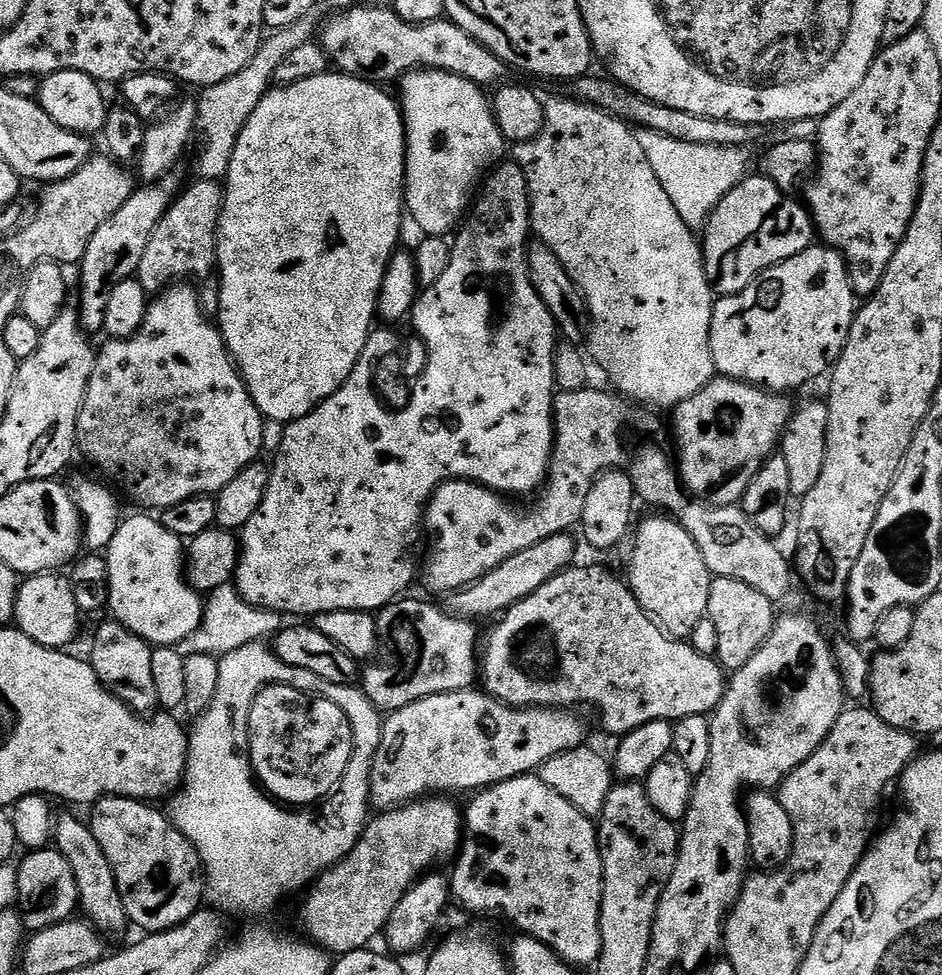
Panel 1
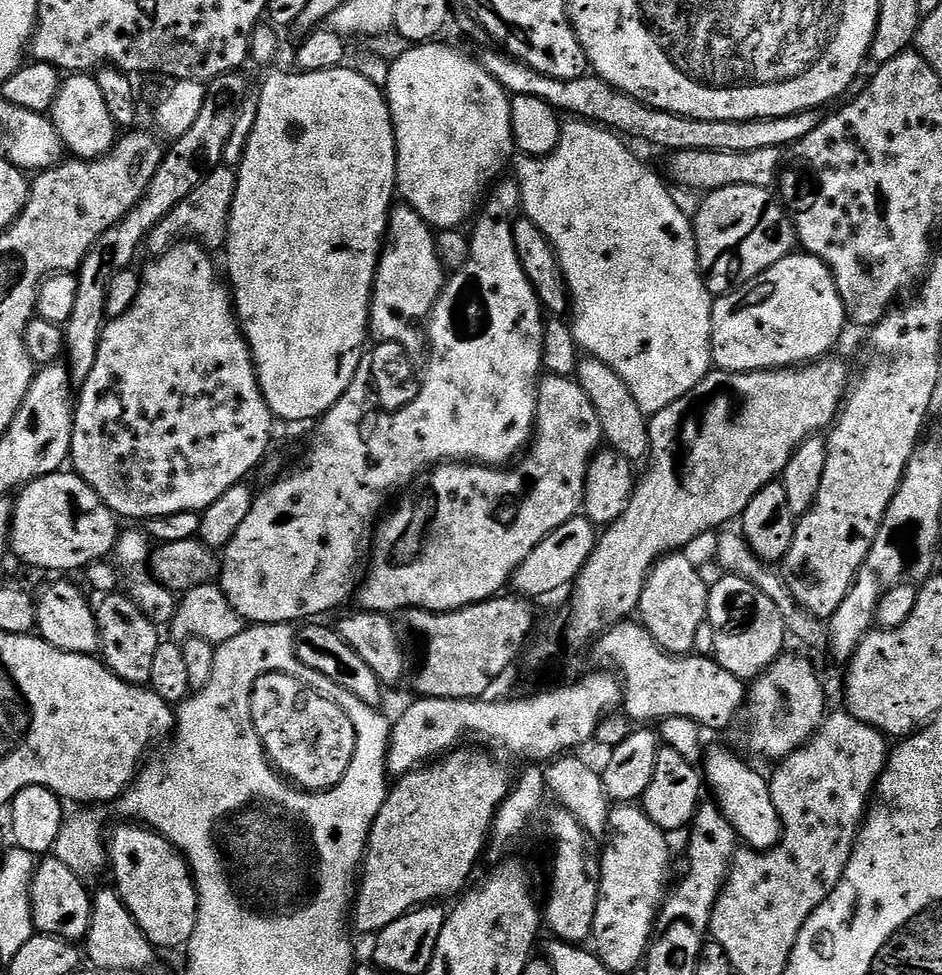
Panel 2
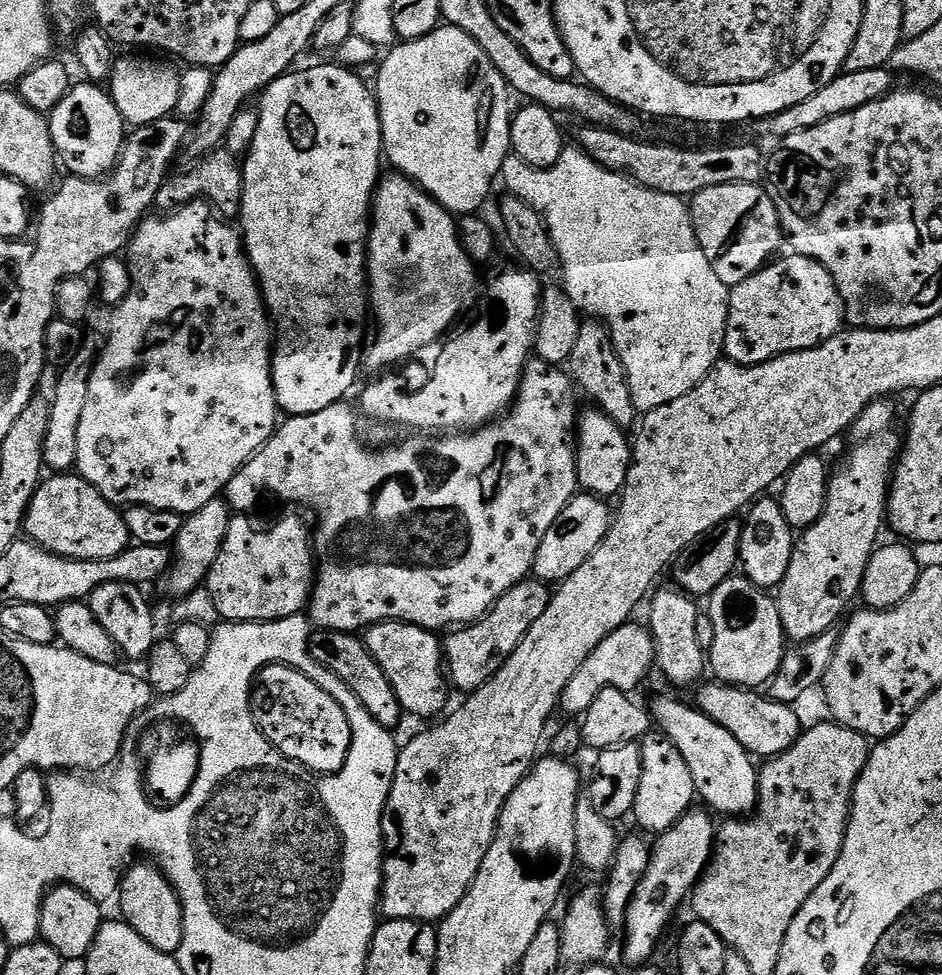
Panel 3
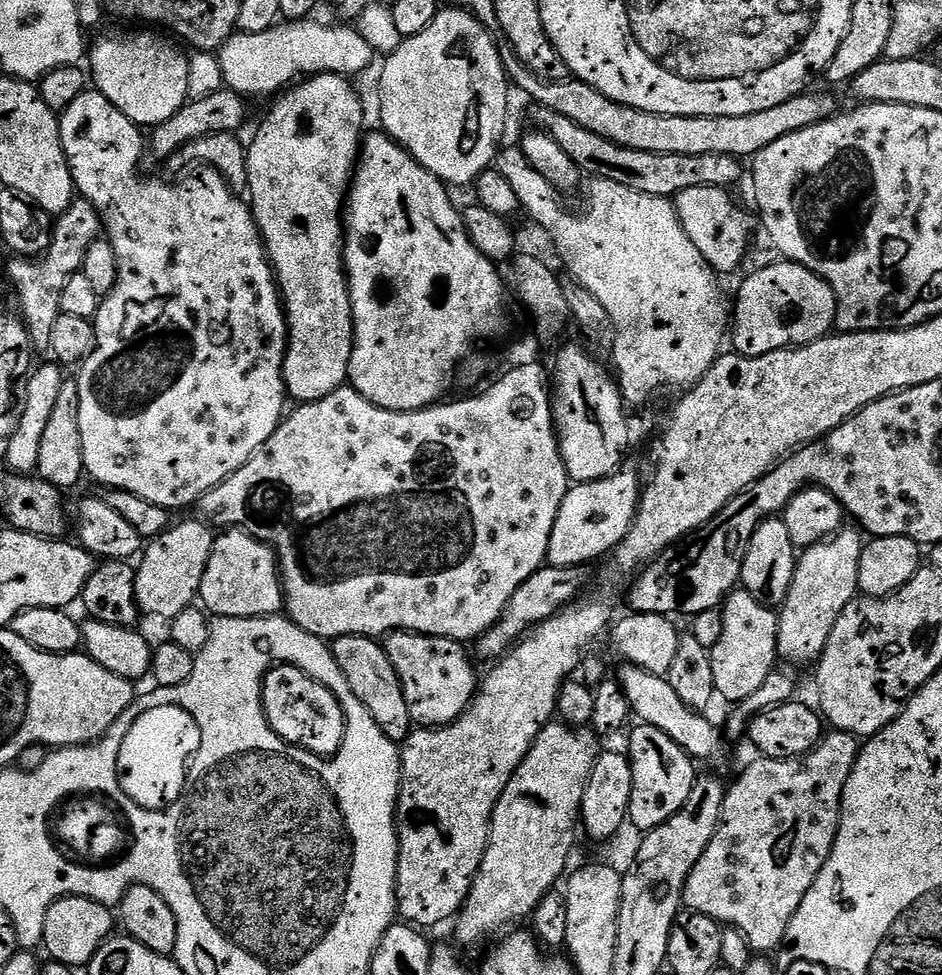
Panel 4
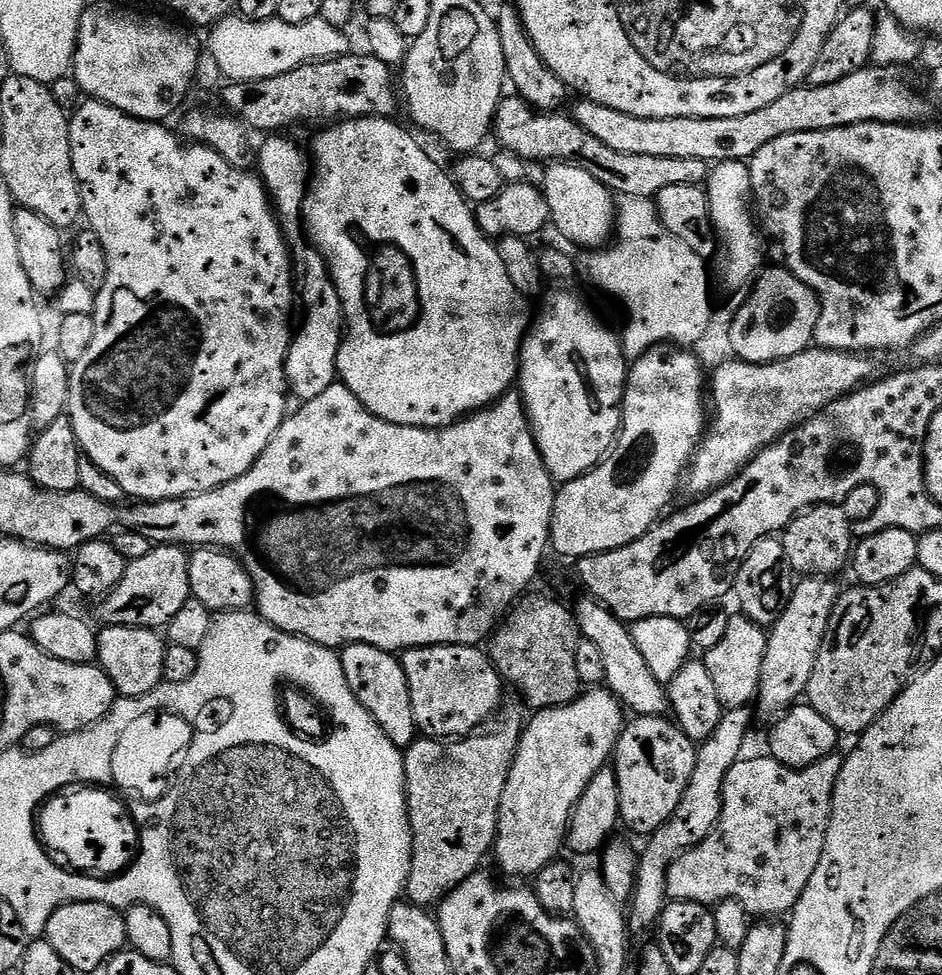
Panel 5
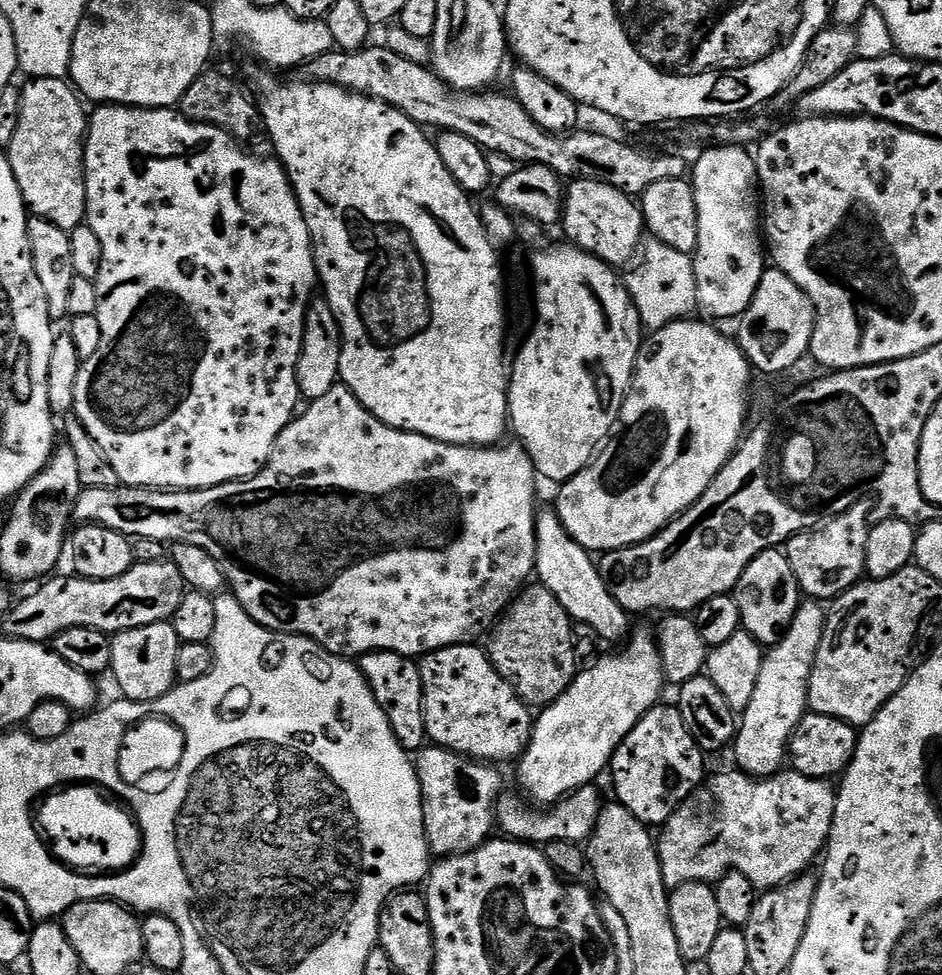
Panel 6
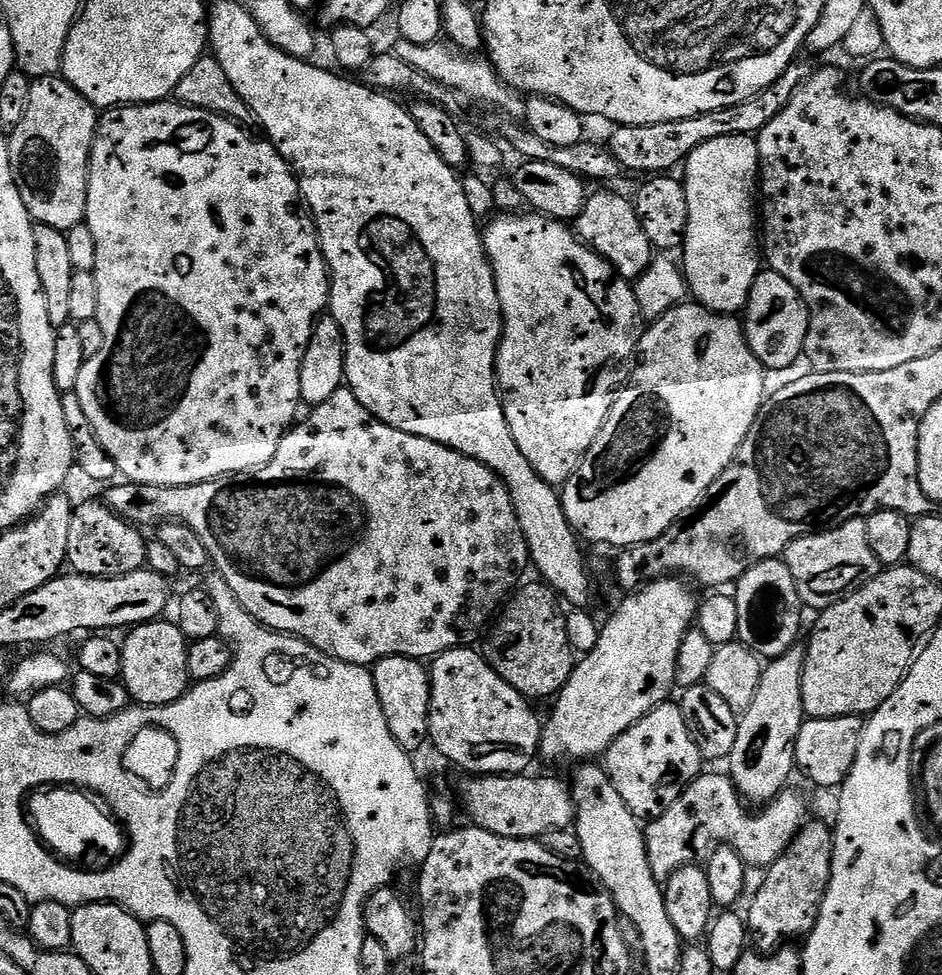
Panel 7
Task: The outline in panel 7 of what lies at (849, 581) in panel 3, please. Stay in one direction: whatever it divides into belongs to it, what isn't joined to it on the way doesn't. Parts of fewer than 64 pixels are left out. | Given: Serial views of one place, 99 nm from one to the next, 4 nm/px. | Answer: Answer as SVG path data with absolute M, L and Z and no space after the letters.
M797 646L786 650L778 658L764 664L764 673L758 682L758 694L746 710L739 717L738 738L734 738L734 750L726 761L727 775L732 777L732 784L740 791L740 795L752 806L763 806L769 800L780 795L789 787L788 779L796 768L796 739L798 730L804 725L805 714L802 706L802 670L804 669L805 649Z

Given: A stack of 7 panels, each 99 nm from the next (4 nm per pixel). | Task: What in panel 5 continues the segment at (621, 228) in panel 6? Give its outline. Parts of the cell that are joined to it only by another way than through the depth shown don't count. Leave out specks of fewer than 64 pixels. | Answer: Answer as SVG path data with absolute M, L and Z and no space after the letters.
M552 162L544 172L542 191L550 206L550 224L572 244L587 250L599 250L613 239L618 215L618 200L594 174L573 164Z

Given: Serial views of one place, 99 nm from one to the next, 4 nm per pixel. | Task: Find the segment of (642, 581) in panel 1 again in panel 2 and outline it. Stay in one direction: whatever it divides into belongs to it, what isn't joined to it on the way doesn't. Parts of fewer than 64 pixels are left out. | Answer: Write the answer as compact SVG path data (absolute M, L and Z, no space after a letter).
M669 554L660 557L646 578L638 609L639 623L658 642L662 650L671 656L686 656L694 649L698 626L708 618L709 581L700 577L700 572L684 557L684 554Z

